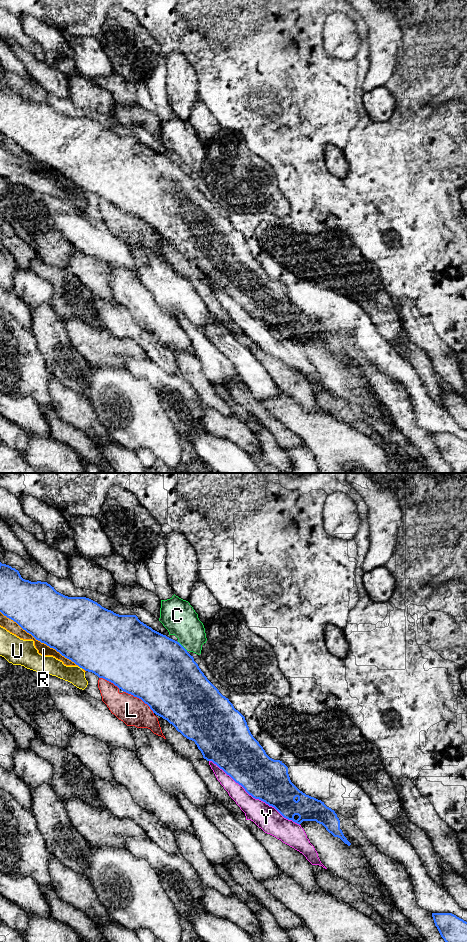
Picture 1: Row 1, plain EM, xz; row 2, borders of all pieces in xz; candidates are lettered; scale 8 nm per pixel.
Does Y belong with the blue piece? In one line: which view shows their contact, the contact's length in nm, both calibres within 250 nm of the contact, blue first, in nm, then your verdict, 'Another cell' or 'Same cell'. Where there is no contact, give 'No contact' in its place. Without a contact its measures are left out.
Touches blue in xz. Shared border 900 nm. Thickness 340 nm (blue) against 200 nm. Another cell

